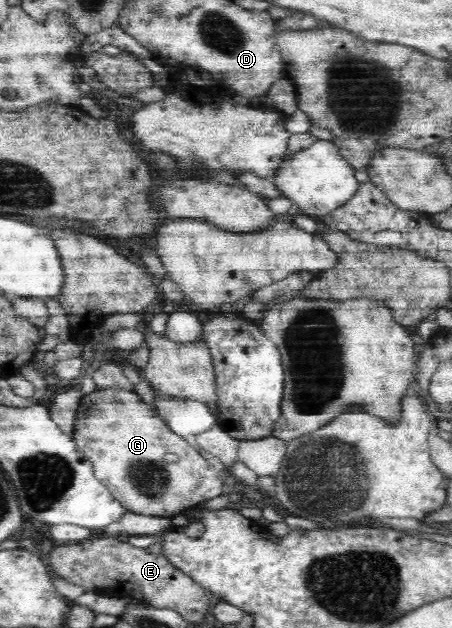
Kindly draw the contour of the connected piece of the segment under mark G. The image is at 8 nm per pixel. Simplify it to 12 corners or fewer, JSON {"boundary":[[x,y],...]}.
{"boundary":[[132,388],[82,395],[72,439],[127,511],[223,491]]}

